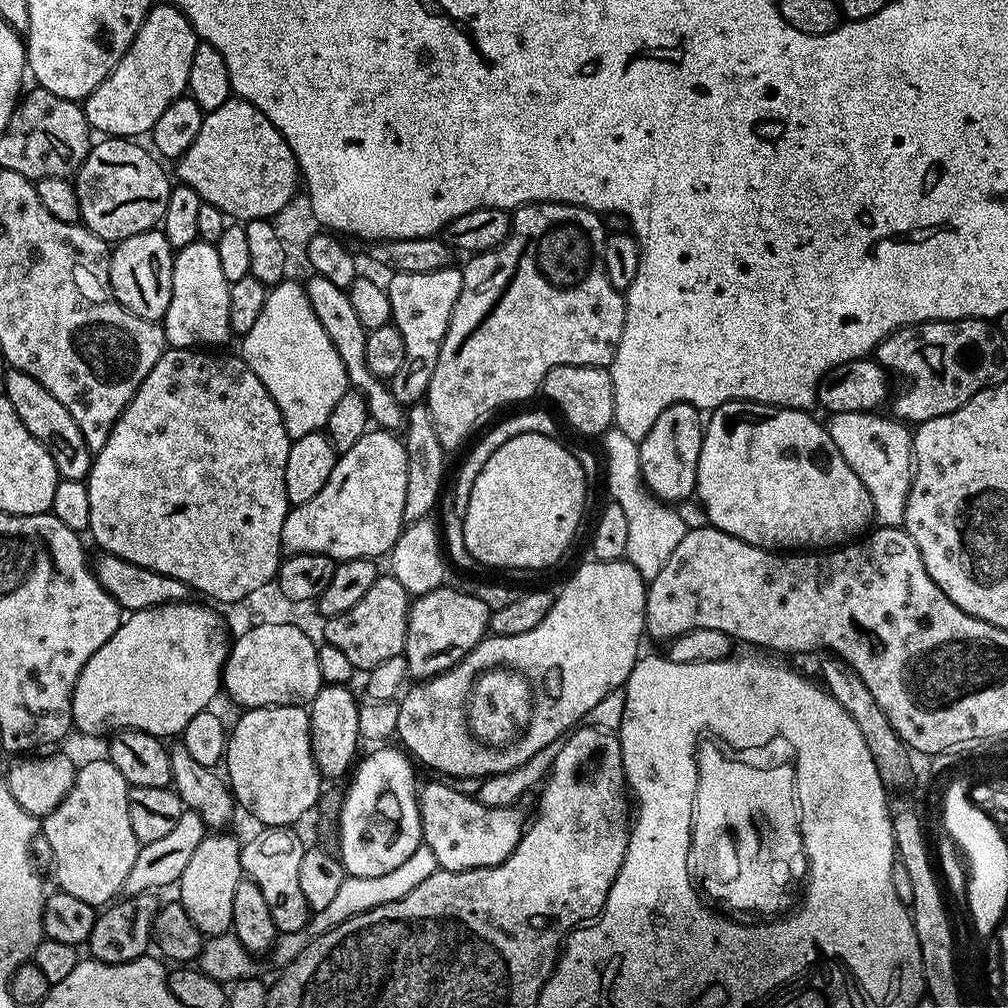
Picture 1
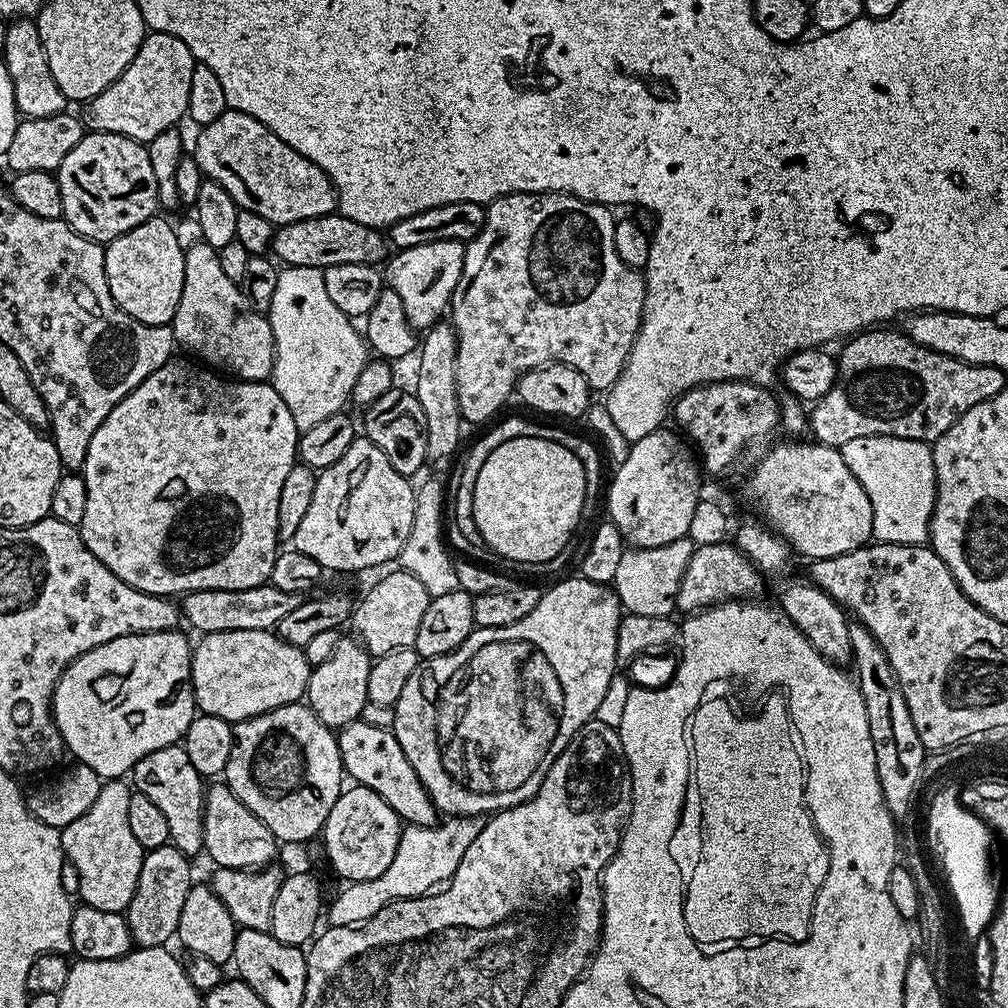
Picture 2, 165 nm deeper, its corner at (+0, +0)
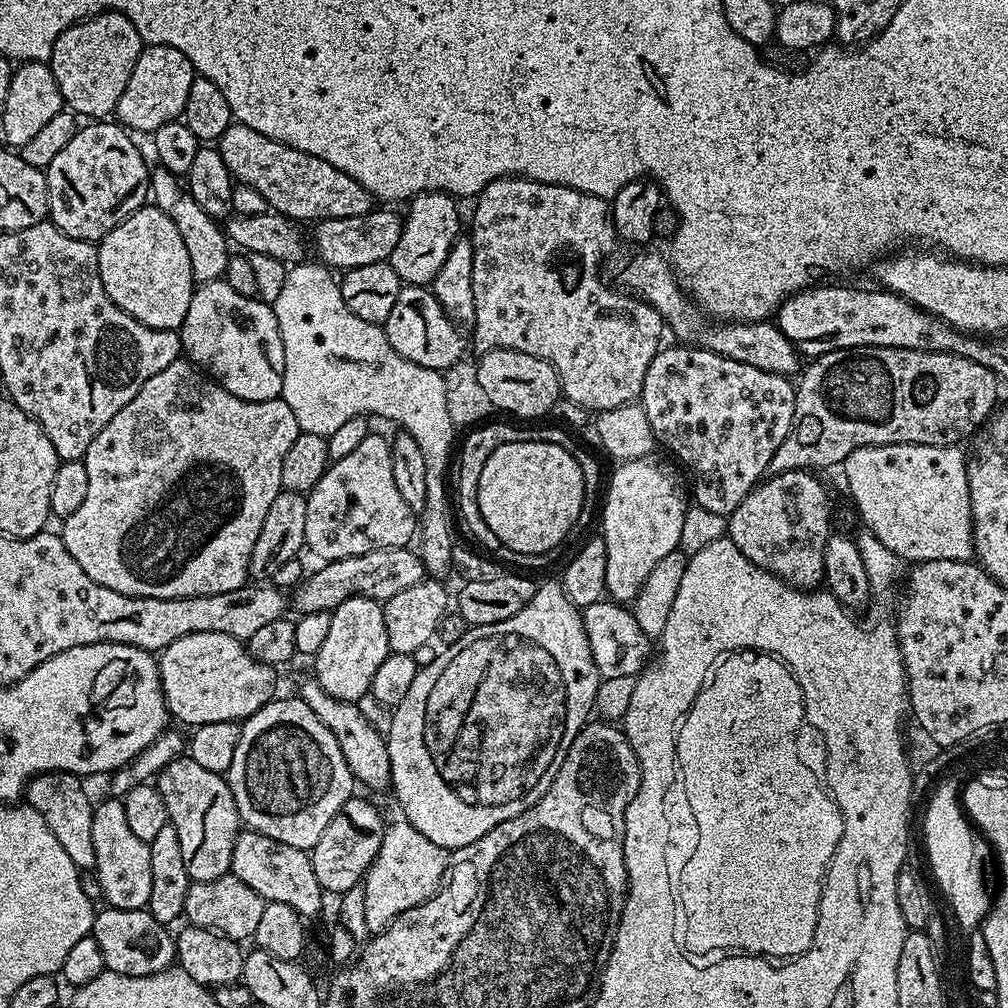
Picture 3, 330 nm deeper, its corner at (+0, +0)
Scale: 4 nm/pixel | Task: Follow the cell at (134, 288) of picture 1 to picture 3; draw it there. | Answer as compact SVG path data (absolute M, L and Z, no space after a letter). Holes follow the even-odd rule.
M154 206L139 208L134 214L126 217L110 234L99 241L98 270L102 278L102 286L113 302L126 314L133 316L151 328L179 329L186 318L186 310L190 310L190 298L194 291L194 281L190 270L190 254L186 254L186 245L182 243L182 234L178 234L178 226L162 214Z

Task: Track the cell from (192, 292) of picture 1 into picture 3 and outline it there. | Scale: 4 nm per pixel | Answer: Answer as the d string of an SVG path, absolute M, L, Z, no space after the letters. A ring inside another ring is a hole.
M224 279L199 285L190 298L190 310L178 329L183 355L227 392L243 400L275 400L282 393L284 381L284 347L278 330L276 309L256 296L243 296Z

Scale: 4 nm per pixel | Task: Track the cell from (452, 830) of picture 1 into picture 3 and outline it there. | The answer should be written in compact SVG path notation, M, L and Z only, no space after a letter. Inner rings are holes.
M308 678L308 681L301 686L298 696L306 702L306 706L310 706L310 710L314 710L316 717L334 734L342 750L342 758L346 758L346 766L350 766L353 781L357 785L365 784L376 792L382 791L383 788L387 789L392 782L392 771L386 736L385 733L374 730L370 722L366 722L359 703L330 698L330 694L322 690L322 686L315 678Z

